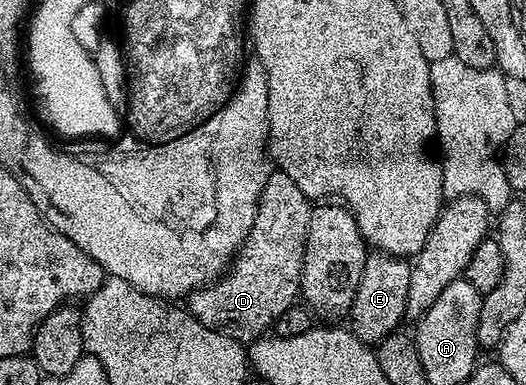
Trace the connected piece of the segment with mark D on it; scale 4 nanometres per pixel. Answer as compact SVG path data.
M272 172L269 176L269 180L265 184L262 195L259 198L259 207L257 208L255 223L253 224L253 228L247 233L247 239L243 242L242 248L239 249L239 252L235 255L229 269L218 282L213 282L209 286L190 291L189 297L185 302L186 309L189 313L191 313L198 322L205 324L205 328L213 328L217 332L221 332L225 336L229 336L233 340L237 340L244 344L250 344L264 337L264 335L274 327L277 316L281 316L281 312L285 312L285 308L296 305L297 299L300 297L299 285L301 284L301 268L303 267L305 240L307 239L307 229L309 228L312 209L312 199L307 198L305 192L301 192L301 188L297 188L297 184L293 184L293 180L289 180L289 176L285 176L282 172Z

